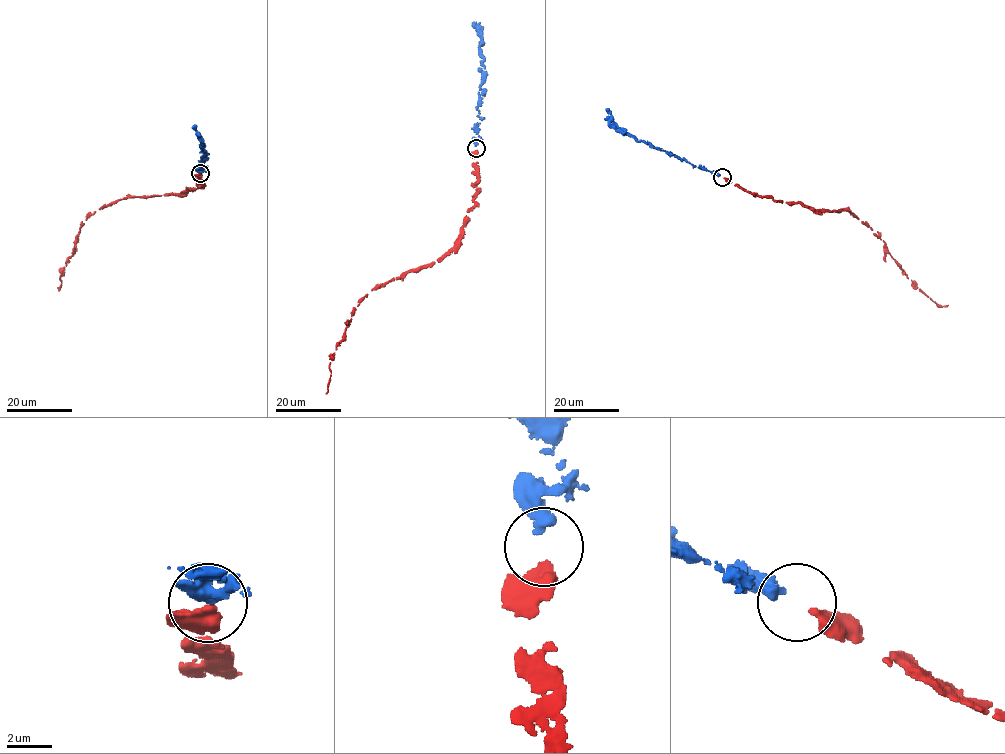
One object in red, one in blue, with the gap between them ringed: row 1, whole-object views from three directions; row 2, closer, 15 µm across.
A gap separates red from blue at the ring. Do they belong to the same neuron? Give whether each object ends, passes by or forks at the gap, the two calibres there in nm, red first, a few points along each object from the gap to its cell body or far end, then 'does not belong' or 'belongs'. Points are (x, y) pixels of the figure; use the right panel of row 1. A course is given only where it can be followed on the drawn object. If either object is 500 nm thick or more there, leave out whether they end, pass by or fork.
460/500 nm | red via (723, 178), (783, 202), (817, 210), (844, 208), (883, 240), (912, 283), (935, 303), (948, 305) | blue via (720, 175), (625, 135), (613, 121), (607, 108) | belongs

